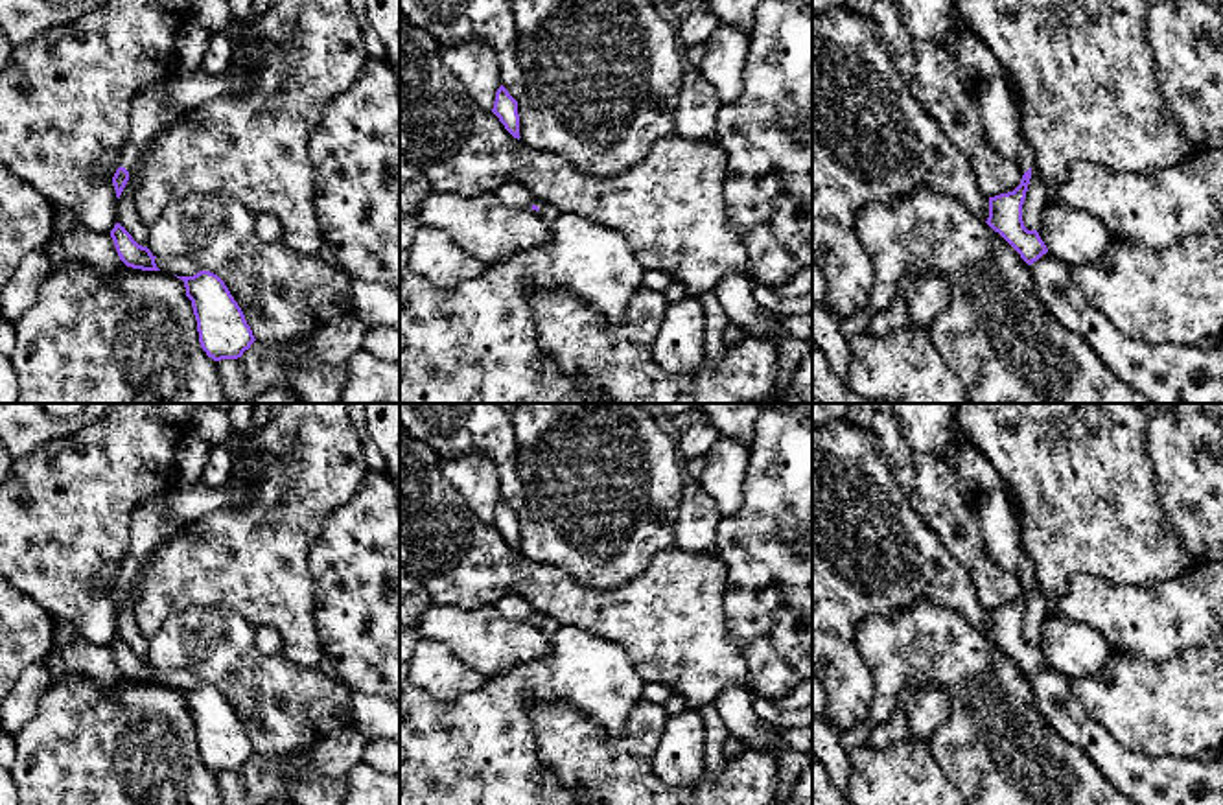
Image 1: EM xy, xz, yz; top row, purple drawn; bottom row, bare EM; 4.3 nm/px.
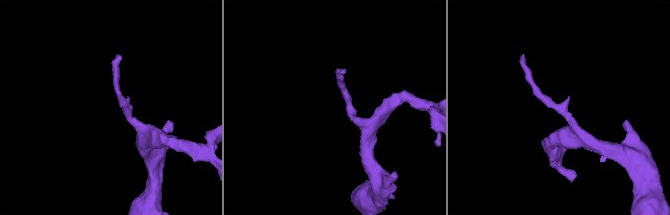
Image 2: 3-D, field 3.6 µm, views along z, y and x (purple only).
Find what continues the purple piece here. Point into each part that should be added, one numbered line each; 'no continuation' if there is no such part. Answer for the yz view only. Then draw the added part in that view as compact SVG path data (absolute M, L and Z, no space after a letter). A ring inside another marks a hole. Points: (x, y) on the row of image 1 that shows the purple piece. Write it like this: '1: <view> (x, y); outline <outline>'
1: yz (1024, 155); outline M1004 72L1002 77L1008 83L1008 87L1011 88L1013 101L1015 101L1015 107L1019 111L1019 129L1020 129L1019 166L1020 166L1022 171L1028 171L1030 168L1033 168L1033 151L1031 151L1031 146L1028 144L1026 134L1024 134L1024 122L1022 122L1020 103L1019 103L1019 98L1015 94L1013 87L1011 87L1009 74Z

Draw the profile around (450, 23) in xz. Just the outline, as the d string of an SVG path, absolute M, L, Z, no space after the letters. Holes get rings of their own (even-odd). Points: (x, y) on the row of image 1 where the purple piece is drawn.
M400 0L400 11L414 26L427 29L444 50L473 37L486 41L497 53L501 85L518 103L527 98L516 53L514 9L507 0Z

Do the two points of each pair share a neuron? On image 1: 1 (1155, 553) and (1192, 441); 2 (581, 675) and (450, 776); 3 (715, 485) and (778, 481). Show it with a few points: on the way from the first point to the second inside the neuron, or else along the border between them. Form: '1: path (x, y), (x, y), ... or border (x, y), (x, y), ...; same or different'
1: border (1155, 478), (1155, 494), (1164, 520), (1190, 557); different
2: path (544, 682), (518, 688), (501, 704), (485, 739); same
3: border (750, 446), (743, 503), (722, 518); different

